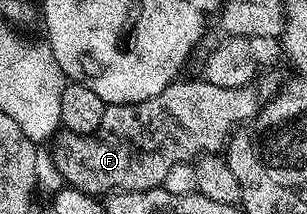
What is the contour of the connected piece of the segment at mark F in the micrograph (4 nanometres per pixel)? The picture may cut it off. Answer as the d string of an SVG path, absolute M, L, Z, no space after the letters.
M202 78L183 79L176 79L175 83L161 90L161 94L145 102L109 104L105 118L101 118L101 126L91 136L66 130L56 132L50 145L51 160L63 179L62 183L96 198L106 197L116 190L146 192L150 188L160 187L165 174L169 174L173 166L194 161L200 154L222 153L233 129L254 120L257 111L254 87L226 88L213 86Z

